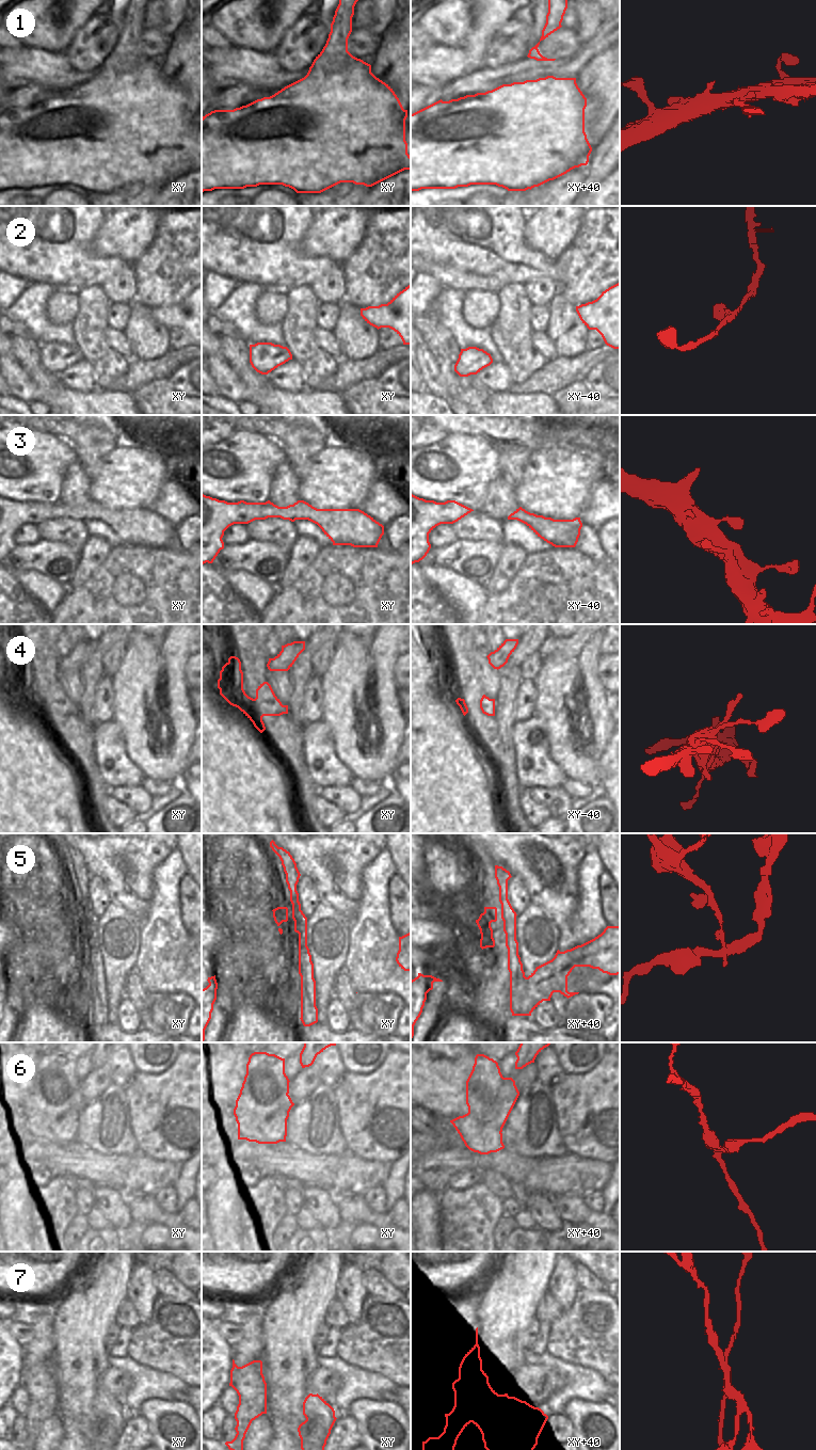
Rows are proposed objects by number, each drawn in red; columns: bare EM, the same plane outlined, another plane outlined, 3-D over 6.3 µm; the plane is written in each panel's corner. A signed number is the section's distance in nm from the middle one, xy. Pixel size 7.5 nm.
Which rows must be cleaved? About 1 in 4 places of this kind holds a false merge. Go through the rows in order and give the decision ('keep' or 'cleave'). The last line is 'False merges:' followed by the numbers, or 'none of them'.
1: keep
2: keep
3: keep
4: keep
5: cleave
6: cleave
7: cleave
False merges: 5, 6, 7

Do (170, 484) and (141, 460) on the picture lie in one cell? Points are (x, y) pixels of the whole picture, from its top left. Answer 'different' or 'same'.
different

